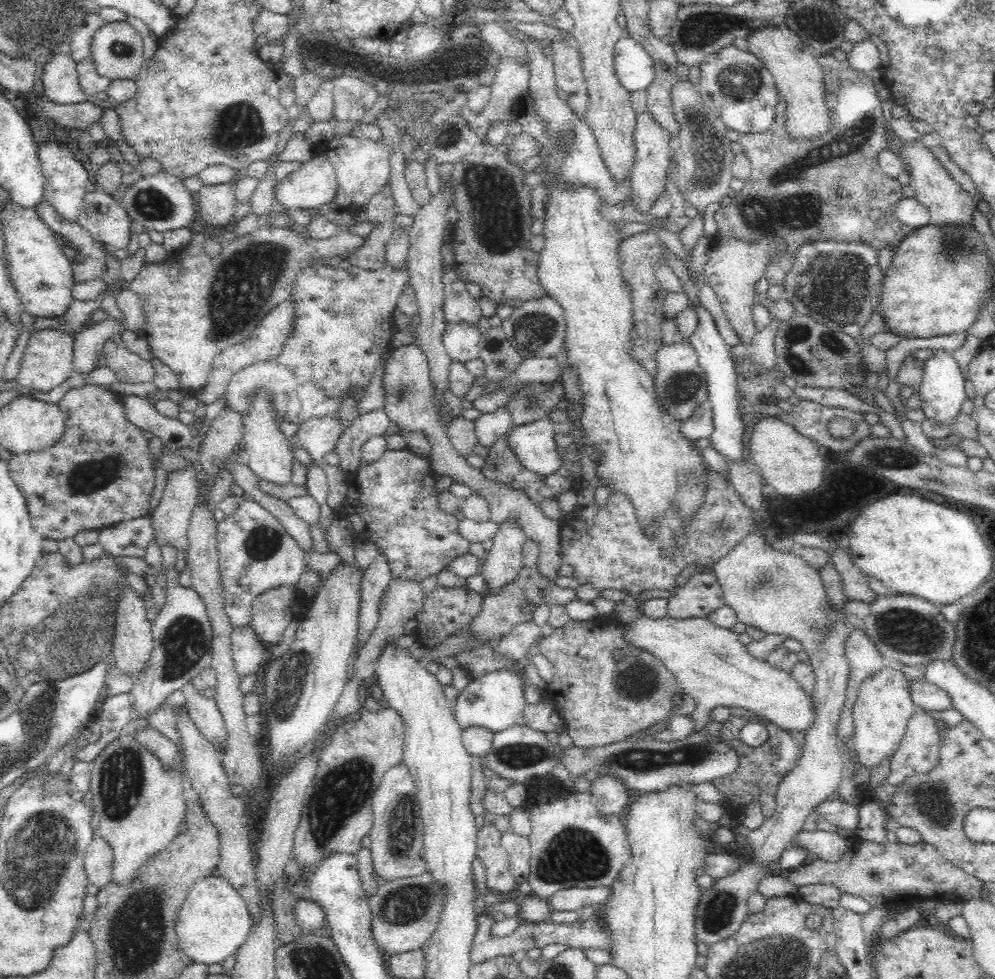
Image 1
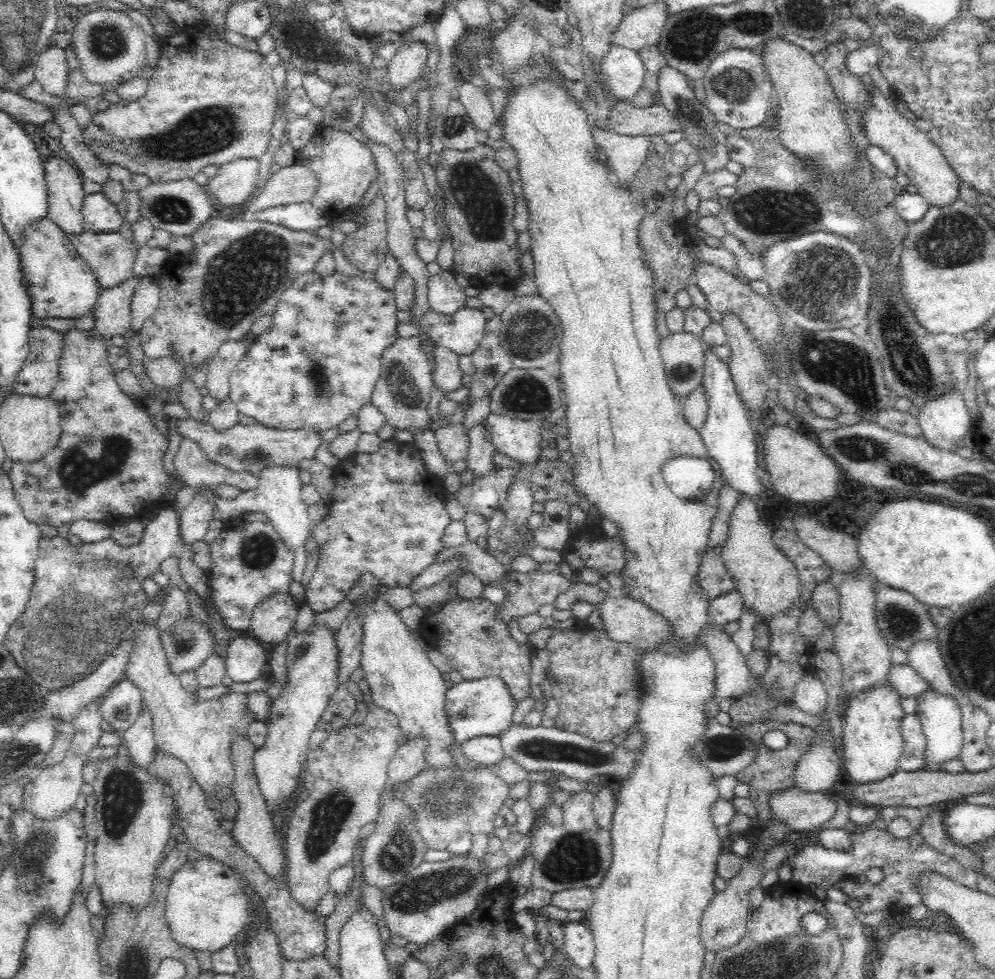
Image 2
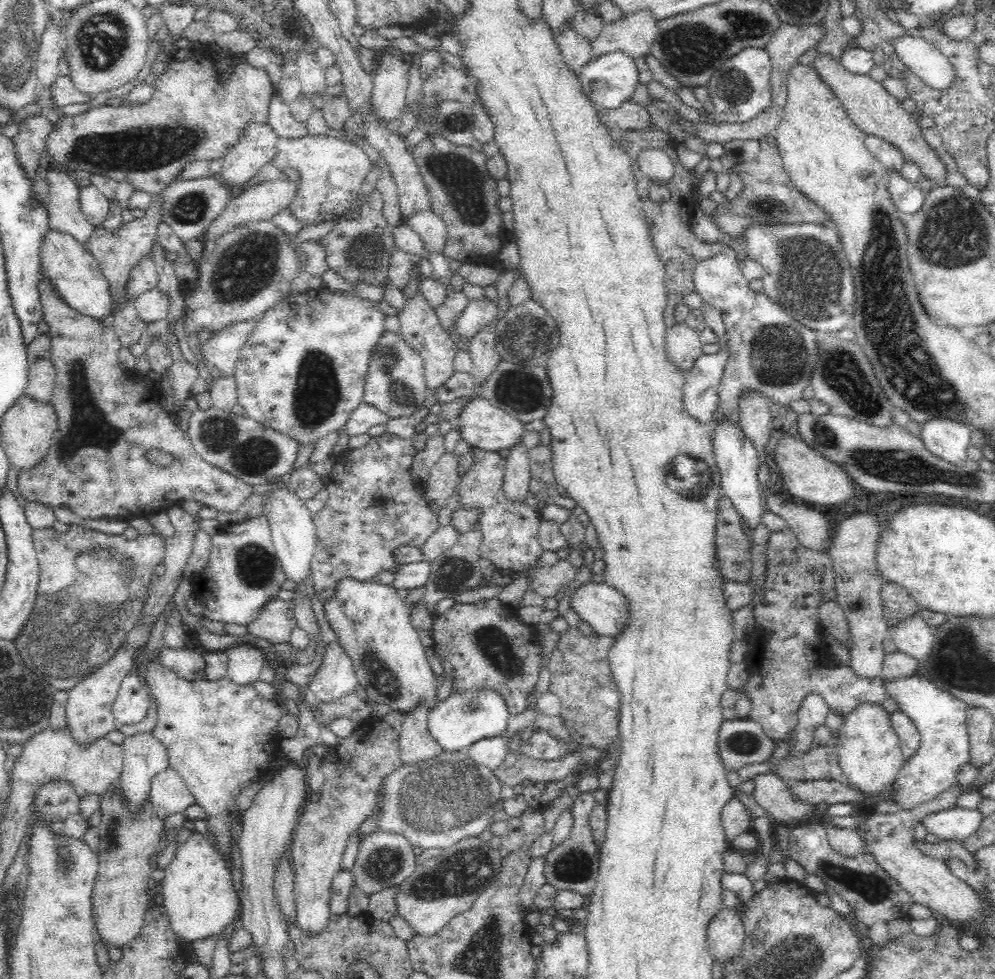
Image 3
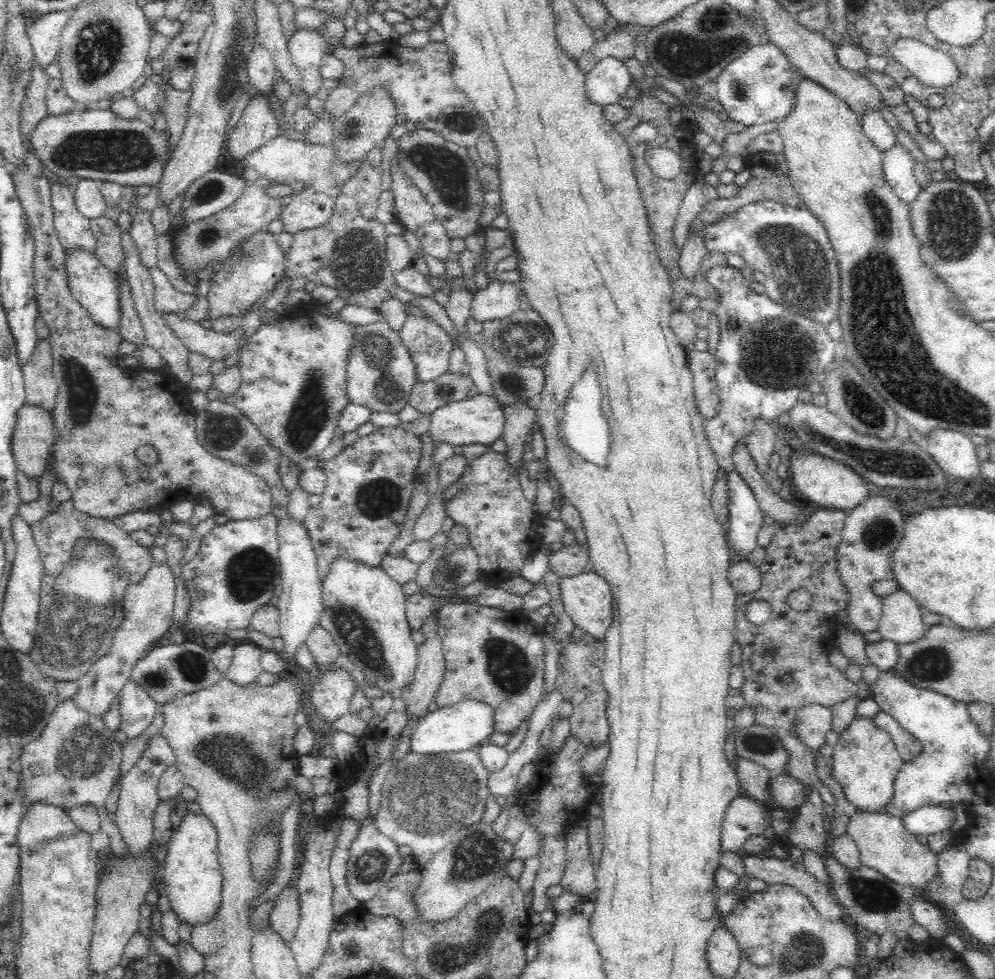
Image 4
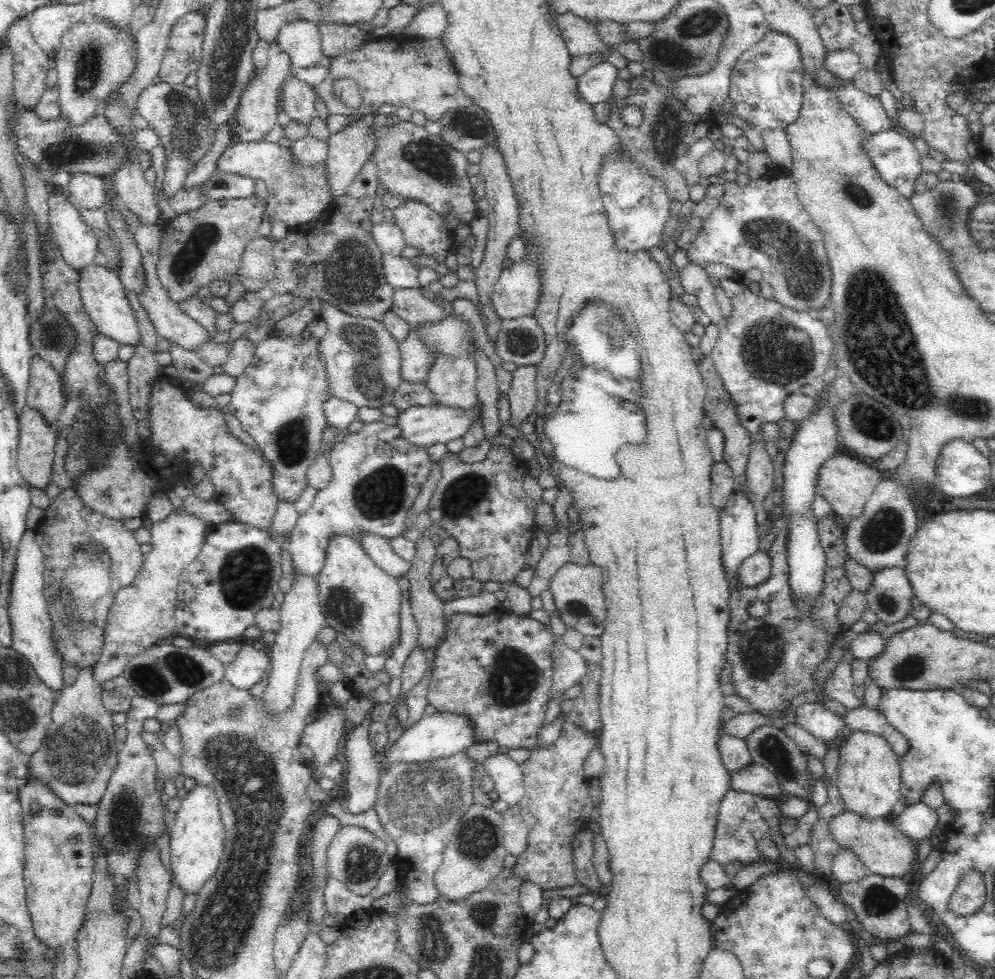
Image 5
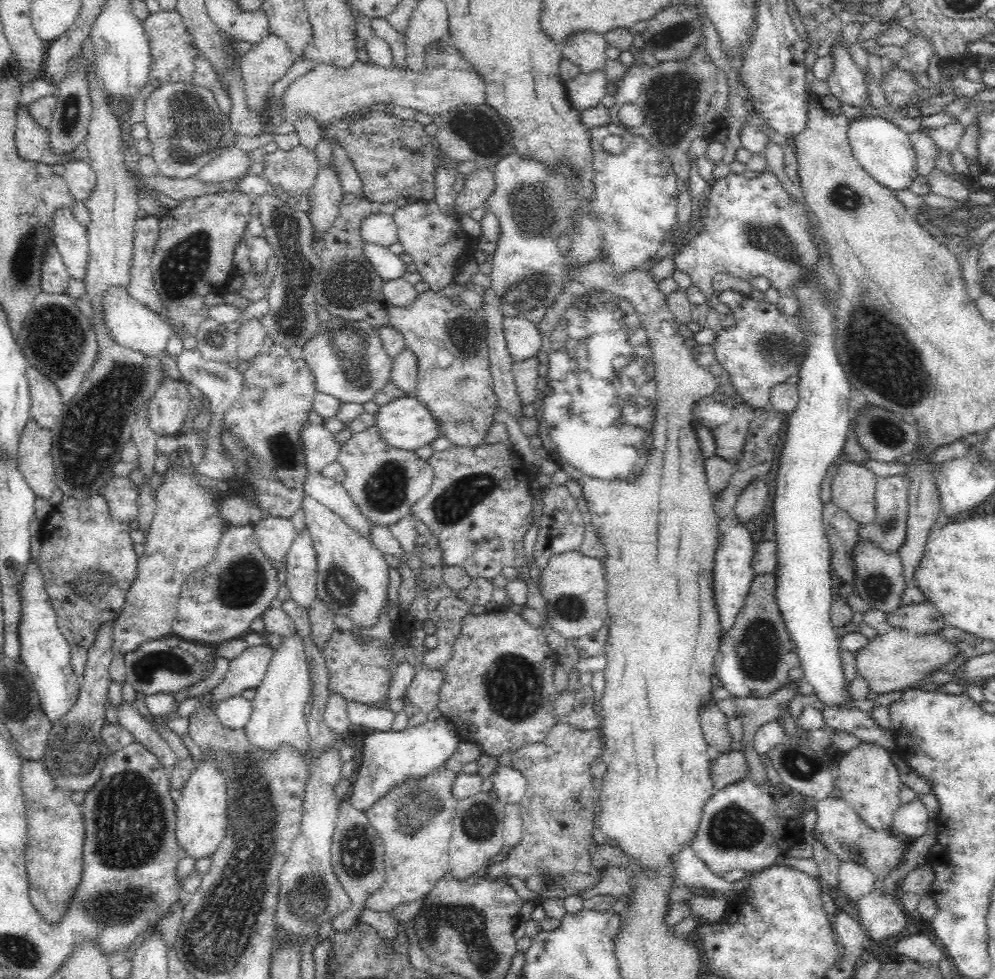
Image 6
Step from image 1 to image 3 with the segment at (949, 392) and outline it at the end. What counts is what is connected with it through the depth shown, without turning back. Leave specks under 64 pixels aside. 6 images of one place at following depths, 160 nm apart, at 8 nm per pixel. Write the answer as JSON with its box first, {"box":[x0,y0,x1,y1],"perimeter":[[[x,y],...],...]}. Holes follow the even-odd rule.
{"box":[920,417,969,465],"perimeter":[[[938,417],[928,420],[920,428],[922,442],[933,456],[954,465],[962,465],[968,460],[969,425]]]}

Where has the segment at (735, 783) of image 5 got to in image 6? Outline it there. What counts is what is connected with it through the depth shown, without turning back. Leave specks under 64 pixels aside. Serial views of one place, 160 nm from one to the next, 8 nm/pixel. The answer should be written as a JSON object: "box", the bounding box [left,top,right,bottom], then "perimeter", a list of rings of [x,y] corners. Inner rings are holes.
{"box":[710,751,749,790],"perimeter":[[[742,751],[713,752],[710,760],[710,779],[714,789],[721,790],[749,774]]]}

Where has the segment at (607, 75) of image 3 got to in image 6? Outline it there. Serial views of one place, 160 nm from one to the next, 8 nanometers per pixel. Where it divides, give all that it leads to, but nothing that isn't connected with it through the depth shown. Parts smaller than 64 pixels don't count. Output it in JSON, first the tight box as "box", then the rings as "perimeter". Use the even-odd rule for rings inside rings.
{"box":[565,71,606,109],"perimeter":[[[604,71],[576,74],[572,80],[565,83],[568,101],[574,109],[584,109],[596,106],[606,94],[606,75]]]}

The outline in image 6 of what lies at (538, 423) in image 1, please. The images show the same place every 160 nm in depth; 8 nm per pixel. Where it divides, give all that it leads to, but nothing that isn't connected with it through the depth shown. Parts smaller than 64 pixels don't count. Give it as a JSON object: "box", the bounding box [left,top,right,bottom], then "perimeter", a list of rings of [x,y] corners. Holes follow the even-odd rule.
{"box":[374,397,440,451],"perimeter":[[[416,397],[394,398],[374,413],[374,427],[384,443],[400,450],[415,451],[440,436],[440,427]]]}

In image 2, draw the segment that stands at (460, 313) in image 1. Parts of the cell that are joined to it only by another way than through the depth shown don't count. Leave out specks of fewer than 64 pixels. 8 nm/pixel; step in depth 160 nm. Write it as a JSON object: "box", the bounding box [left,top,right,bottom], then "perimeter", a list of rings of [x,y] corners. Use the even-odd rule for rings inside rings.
{"box":[427,269,466,315],"perimeter":[[[451,269],[431,276],[427,284],[427,299],[430,310],[450,315],[464,309],[466,295],[462,289],[463,287],[456,282],[454,271]]]}

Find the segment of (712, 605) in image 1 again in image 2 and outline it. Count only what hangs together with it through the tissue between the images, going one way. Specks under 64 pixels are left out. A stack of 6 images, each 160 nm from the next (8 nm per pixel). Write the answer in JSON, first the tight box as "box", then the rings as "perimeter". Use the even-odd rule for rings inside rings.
{"box":[697,545,735,599],"perimeter":[[[717,545],[706,550],[697,574],[701,589],[712,599],[735,589],[735,580],[725,569],[722,549],[722,545]]]}

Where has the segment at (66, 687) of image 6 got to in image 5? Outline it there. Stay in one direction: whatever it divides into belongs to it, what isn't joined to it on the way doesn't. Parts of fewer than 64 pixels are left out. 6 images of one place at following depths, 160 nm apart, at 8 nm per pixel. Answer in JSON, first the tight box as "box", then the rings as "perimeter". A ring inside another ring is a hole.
{"box":[8,529,66,697],"perimeter":[[[26,529],[20,541],[15,569],[11,580],[8,612],[12,623],[12,648],[34,668],[38,679],[57,697],[66,688],[63,680],[63,663],[56,651],[53,639],[53,620],[49,615],[47,600],[44,596],[44,557],[40,550],[34,530]]]}

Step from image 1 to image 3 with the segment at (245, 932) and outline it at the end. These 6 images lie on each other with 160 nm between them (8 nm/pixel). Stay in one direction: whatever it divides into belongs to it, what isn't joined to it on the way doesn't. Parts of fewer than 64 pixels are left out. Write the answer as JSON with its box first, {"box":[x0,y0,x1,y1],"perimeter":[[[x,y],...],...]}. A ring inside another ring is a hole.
{"box":[159,829,240,943],"perimeter":[[[195,829],[192,830],[192,834],[188,836],[185,842],[177,842],[172,861],[164,868],[159,900],[165,906],[172,931],[188,943],[200,941],[200,939],[214,936],[214,934],[220,935],[224,926],[228,922],[232,922],[234,918],[238,918],[238,914],[240,914],[240,901],[238,901],[238,895],[232,887],[230,869],[224,863],[224,859],[220,858],[220,853],[212,845],[212,842]]]}

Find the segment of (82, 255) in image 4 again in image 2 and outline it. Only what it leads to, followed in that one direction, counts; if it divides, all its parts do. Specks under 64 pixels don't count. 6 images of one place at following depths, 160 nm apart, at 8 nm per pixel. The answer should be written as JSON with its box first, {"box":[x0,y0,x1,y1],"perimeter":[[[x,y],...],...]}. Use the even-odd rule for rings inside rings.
{"box":[19,219,101,320],"perimeter":[[[44,219],[30,224],[23,234],[26,234],[26,240],[20,246],[19,258],[22,261],[21,272],[31,286],[29,293],[34,320],[76,319],[93,315],[101,288],[88,261],[78,255],[67,232],[52,220]]]}

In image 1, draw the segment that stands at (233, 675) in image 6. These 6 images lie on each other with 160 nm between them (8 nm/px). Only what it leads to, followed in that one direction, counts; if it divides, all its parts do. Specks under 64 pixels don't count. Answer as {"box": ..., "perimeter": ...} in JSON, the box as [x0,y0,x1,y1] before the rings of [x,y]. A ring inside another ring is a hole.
{"box":[231,626,267,678],"perimeter":[[[251,626],[233,627],[231,652],[240,678],[256,674],[267,651]]]}

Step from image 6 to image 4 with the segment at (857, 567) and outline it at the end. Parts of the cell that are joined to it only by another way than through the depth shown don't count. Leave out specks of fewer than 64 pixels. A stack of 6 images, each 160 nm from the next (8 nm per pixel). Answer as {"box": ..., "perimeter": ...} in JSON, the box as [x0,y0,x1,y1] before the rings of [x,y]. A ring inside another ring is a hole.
{"box":[877,584,928,644],"perimeter":[[[899,584],[892,594],[881,598],[882,616],[877,630],[882,638],[906,644],[926,634],[928,626],[921,619],[920,605]]]}

